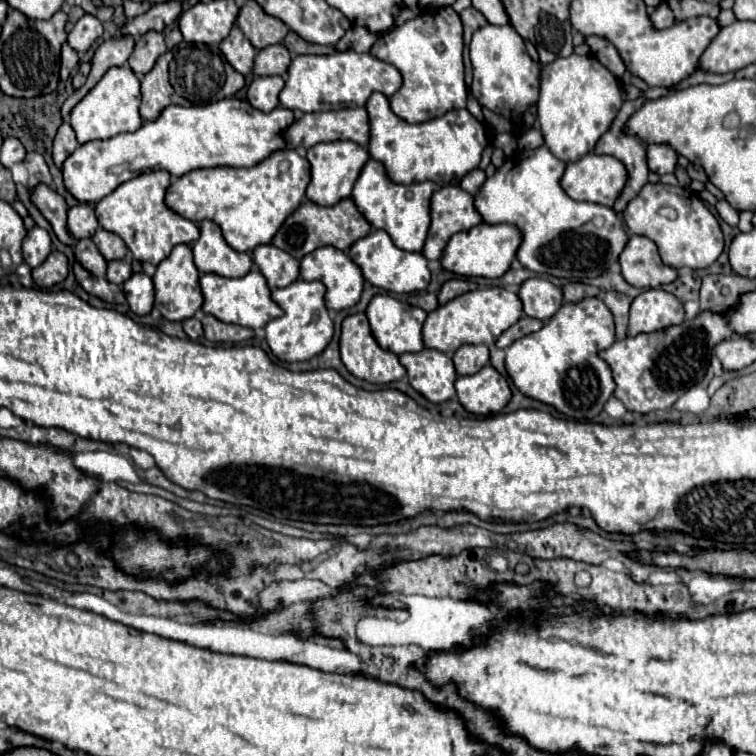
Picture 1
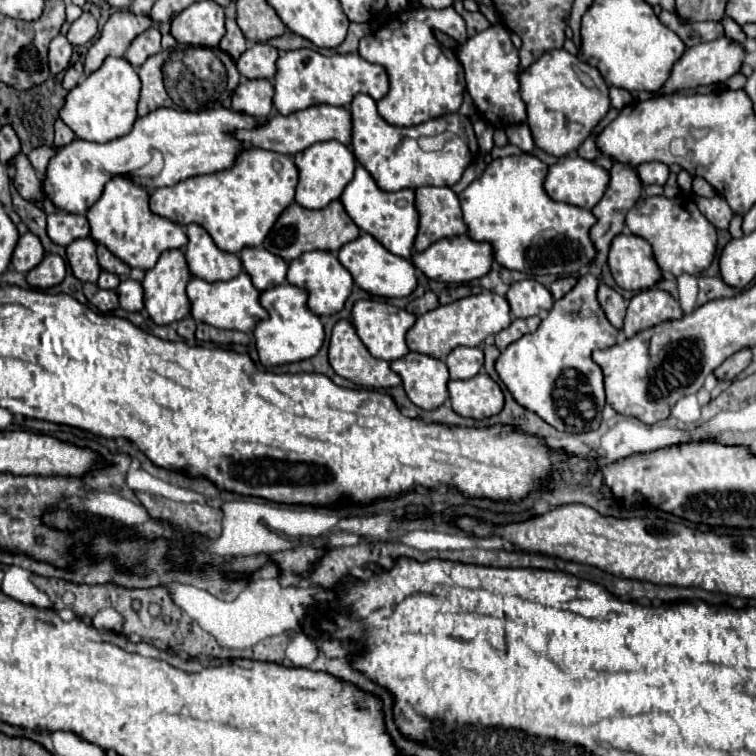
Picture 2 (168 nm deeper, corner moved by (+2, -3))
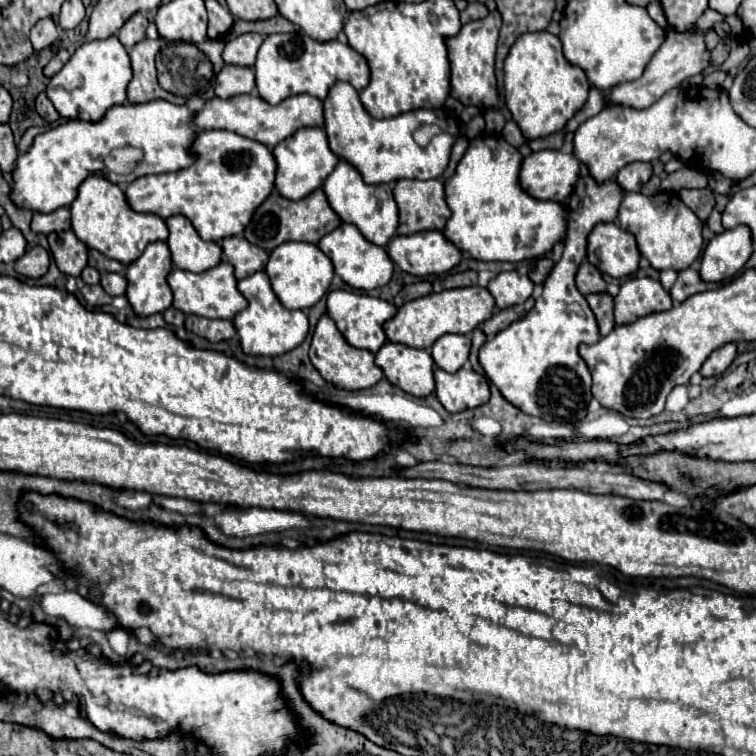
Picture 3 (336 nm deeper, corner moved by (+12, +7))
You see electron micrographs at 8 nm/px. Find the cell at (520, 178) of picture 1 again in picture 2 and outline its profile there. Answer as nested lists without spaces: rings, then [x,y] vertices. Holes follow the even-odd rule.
[[[518,154],[518,156],[506,156],[492,160],[480,178],[476,178],[466,190],[458,194],[460,206],[464,212],[464,222],[468,226],[468,236],[474,242],[490,242],[494,260],[508,268],[518,270],[524,274],[540,276],[540,274],[552,274],[552,276],[578,276],[580,270],[586,270],[596,254],[588,230],[596,224],[596,218],[590,210],[582,210],[578,206],[570,206],[564,202],[554,202],[544,192],[544,178],[546,178],[548,166],[538,160],[532,154]]]

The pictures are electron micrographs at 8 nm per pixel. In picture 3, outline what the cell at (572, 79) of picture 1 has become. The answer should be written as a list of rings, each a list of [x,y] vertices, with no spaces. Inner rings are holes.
[[[550,32],[524,34],[504,62],[504,100],[524,138],[546,138],[564,130],[566,122],[586,104],[590,82],[580,66],[564,58],[562,42]]]

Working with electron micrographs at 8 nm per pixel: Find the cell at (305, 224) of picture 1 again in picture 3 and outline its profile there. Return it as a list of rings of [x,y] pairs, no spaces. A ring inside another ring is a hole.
[[[318,188],[316,192],[308,194],[306,198],[298,200],[298,202],[284,198],[274,190],[272,196],[268,196],[268,200],[264,204],[260,204],[260,208],[254,212],[252,222],[248,224],[244,236],[248,242],[264,248],[266,252],[272,252],[276,246],[280,246],[288,240],[302,240],[302,242],[318,244],[322,236],[326,236],[340,224],[342,224],[340,216],[330,208],[322,188]]]

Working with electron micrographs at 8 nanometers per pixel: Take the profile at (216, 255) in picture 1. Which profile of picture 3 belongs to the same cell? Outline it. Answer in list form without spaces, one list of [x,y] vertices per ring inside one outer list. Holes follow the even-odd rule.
[[[170,216],[166,220],[170,236],[168,246],[176,268],[190,272],[204,272],[222,262],[222,248],[216,242],[206,242],[186,216]]]

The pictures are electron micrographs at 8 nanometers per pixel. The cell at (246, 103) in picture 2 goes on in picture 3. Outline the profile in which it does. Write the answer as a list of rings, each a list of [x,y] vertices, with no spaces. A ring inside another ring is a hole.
[[[224,66],[214,80],[214,92],[222,100],[248,94],[254,88],[256,88],[256,76],[254,70],[248,66]]]

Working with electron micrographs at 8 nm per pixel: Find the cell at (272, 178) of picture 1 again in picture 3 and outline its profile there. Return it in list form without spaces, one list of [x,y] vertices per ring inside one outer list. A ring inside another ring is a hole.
[[[226,130],[198,132],[192,150],[198,160],[190,168],[136,178],[126,188],[128,204],[136,212],[150,212],[164,220],[182,214],[194,224],[202,240],[220,242],[228,236],[242,236],[256,208],[274,190],[278,168],[274,154],[264,144]]]

